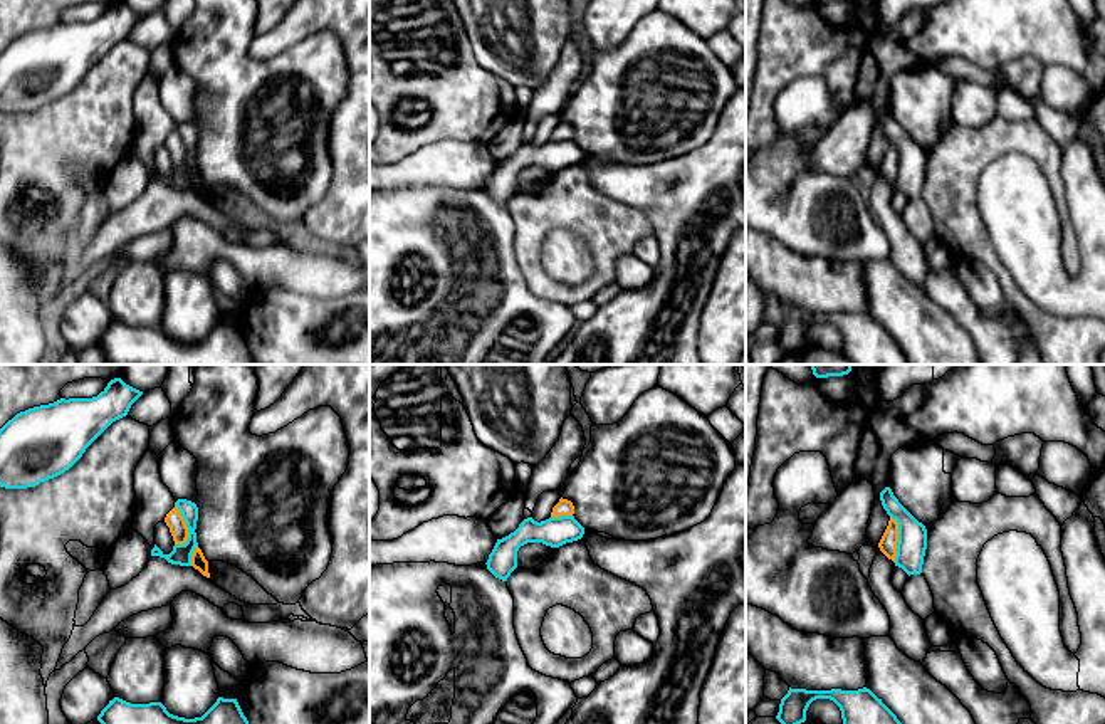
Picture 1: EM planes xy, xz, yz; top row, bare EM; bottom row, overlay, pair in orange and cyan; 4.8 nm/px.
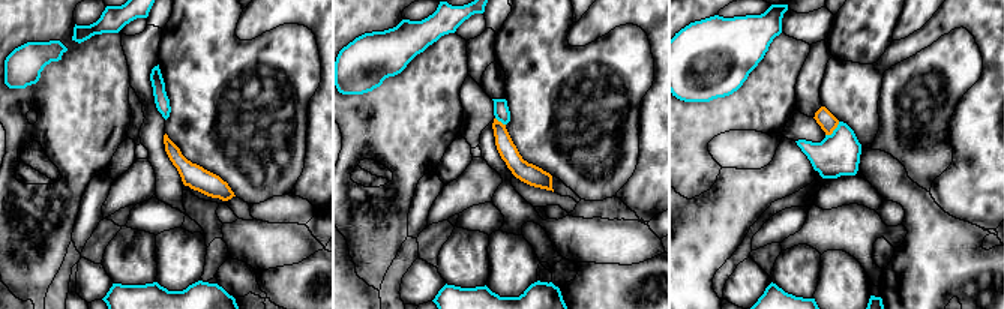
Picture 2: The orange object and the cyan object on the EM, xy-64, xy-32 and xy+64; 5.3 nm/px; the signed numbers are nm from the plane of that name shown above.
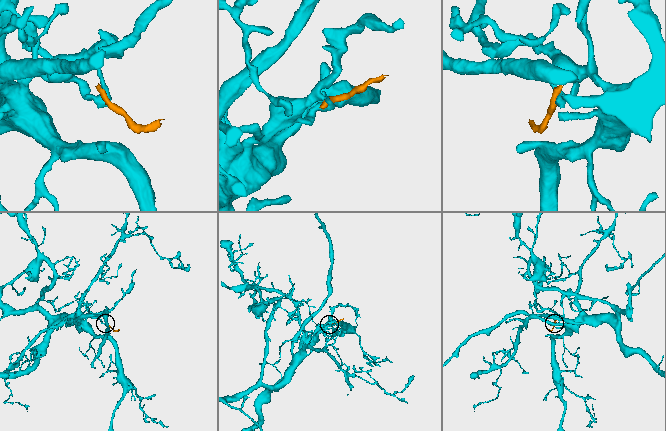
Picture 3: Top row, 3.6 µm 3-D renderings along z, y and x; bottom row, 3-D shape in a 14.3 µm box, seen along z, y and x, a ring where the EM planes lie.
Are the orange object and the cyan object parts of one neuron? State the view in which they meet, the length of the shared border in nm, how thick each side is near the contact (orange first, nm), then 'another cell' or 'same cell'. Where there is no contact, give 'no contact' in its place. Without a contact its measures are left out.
contact in xy; length 200 nm; calibres 90 and 100 nm; another cell

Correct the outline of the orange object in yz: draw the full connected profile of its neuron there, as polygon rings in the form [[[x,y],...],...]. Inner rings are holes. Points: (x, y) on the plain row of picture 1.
[[[890,141],[888,150],[878,166],[880,175],[895,186],[898,166],[898,146]]]

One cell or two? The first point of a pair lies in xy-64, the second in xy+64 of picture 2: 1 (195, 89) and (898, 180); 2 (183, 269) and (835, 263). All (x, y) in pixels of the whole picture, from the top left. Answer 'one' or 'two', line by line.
1: two
2: one

